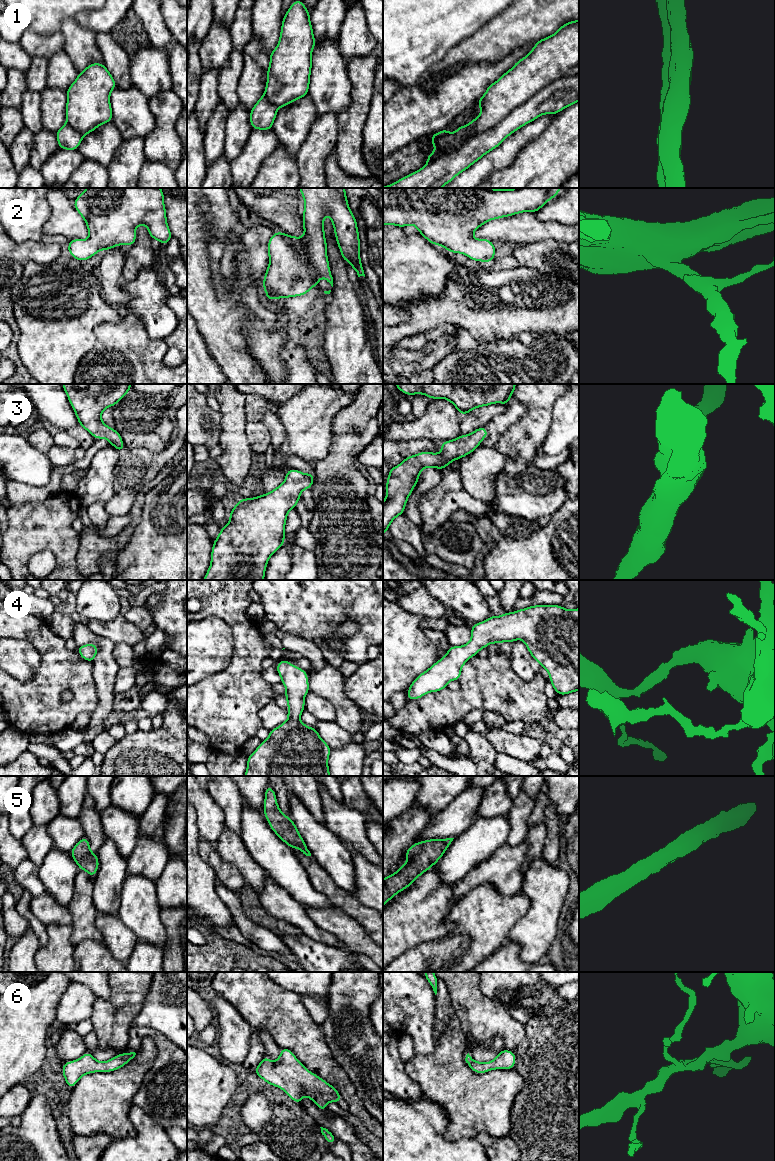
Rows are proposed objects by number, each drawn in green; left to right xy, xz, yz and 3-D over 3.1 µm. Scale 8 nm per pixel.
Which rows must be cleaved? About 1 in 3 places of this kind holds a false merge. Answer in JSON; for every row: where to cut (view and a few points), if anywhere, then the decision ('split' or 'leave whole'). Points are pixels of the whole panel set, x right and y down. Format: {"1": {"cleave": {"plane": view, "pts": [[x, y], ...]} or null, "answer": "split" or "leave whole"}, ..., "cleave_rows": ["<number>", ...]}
{"1": {"cleave": {"plane": "yz", "pts": [[578, 72], [544, 86], [489, 129], [427, 163]]}, "answer": "split"}, "2": {"cleave": null, "answer": "leave whole"}, "3": {"cleave": null, "answer": "leave whole"}, "4": {"cleave": null, "answer": "leave whole"}, "5": {"cleave": null, "answer": "leave whole"}, "6": {"cleave": null, "answer": "leave whole"}, "cleave_rows": ["1"]}

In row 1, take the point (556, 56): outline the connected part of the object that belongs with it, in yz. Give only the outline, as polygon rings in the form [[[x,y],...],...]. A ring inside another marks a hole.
[[[579,19],[563,24],[553,35],[538,40],[528,55],[517,61],[496,82],[490,84],[485,94],[477,100],[481,110],[478,118],[472,119],[468,125],[459,126],[454,133],[450,133],[444,128],[442,131],[432,134],[430,145],[434,145],[436,150],[427,156],[427,163],[457,150],[471,137],[490,130],[516,107],[522,105],[549,84],[578,73]]]

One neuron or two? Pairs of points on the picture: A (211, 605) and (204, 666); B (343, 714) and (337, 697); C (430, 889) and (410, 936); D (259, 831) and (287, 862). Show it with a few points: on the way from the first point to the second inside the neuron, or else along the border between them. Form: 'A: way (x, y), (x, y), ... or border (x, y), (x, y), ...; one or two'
A: border (197, 619), (217, 616), (230, 629); two
B: way (343, 710), (343, 705), (340, 701); one
C: way (427, 901), (410, 921), (410, 924); one
D: way (264, 839), (279, 854); one

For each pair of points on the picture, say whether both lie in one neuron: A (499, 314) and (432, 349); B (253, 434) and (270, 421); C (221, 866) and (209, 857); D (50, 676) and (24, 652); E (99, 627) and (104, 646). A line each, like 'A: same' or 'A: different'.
A: same
B: different
C: same
D: different
E: different

